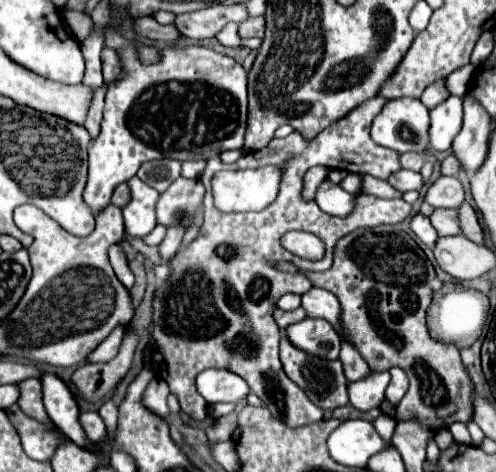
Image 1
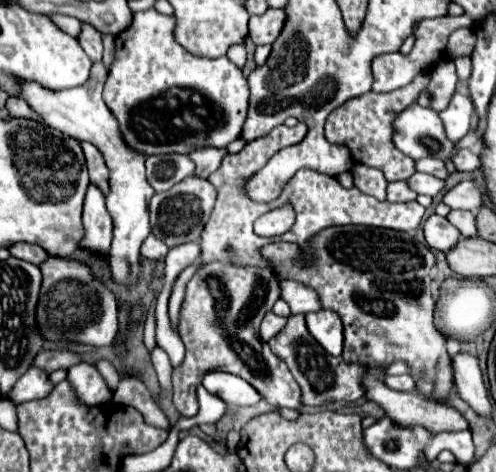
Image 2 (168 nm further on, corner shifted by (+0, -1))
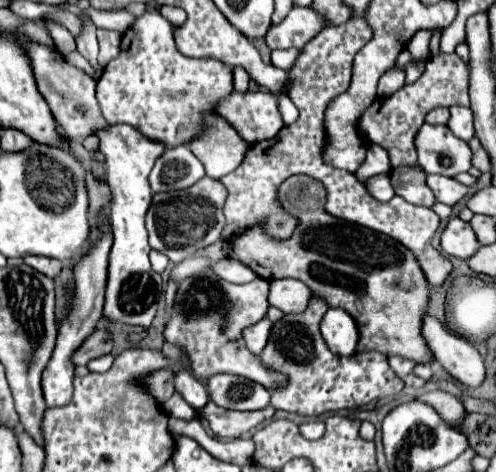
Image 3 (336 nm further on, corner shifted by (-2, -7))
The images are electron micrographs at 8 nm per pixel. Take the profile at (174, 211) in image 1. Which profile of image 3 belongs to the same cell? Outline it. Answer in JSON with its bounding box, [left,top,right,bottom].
[146,176,226,264]

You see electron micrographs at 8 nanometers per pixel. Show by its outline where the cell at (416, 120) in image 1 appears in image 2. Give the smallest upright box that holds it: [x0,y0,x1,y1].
[392,102,454,160]

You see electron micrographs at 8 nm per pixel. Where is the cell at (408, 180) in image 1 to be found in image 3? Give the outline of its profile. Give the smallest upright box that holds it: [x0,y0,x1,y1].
[428,174,468,206]

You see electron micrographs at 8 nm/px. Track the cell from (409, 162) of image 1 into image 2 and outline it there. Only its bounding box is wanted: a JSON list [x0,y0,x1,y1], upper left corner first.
[414,158,448,180]

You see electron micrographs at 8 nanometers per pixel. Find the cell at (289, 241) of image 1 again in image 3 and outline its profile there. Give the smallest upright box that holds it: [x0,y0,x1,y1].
[230,174,430,364]

